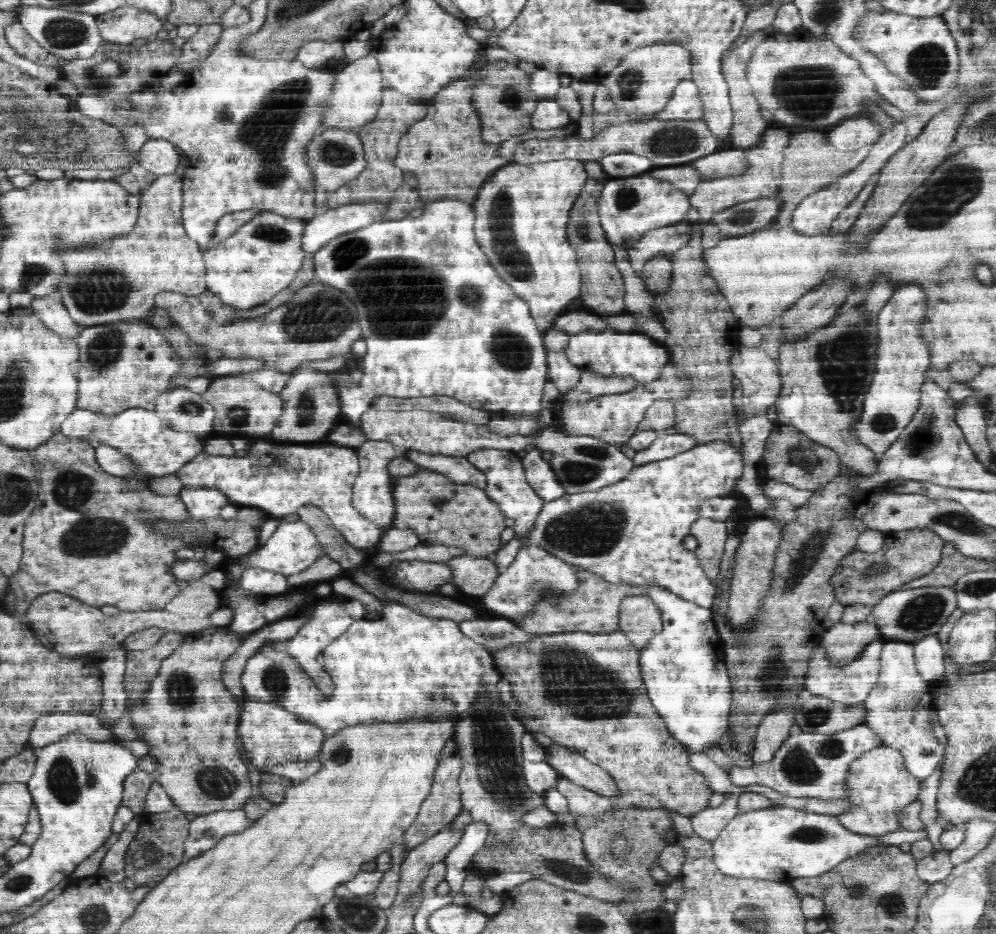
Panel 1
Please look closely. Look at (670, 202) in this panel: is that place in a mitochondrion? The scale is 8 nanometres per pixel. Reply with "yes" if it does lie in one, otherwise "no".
no

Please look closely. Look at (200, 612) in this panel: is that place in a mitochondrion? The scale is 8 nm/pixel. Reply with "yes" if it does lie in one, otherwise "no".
no

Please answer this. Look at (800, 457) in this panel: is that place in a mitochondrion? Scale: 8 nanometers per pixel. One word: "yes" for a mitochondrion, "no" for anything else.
yes

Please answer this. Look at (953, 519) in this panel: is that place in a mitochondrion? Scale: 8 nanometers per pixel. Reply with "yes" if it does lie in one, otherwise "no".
yes

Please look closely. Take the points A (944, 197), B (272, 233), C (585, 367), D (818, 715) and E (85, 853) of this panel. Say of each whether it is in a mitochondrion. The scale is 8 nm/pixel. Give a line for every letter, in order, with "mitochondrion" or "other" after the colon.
A: mitochondrion
B: mitochondrion
C: other
D: mitochondrion
E: other

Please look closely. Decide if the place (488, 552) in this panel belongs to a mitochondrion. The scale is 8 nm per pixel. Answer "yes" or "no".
no

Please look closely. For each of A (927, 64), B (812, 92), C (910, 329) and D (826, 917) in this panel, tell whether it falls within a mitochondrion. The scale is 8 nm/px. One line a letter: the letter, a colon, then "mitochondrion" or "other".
A: mitochondrion
B: mitochondrion
C: other
D: other

